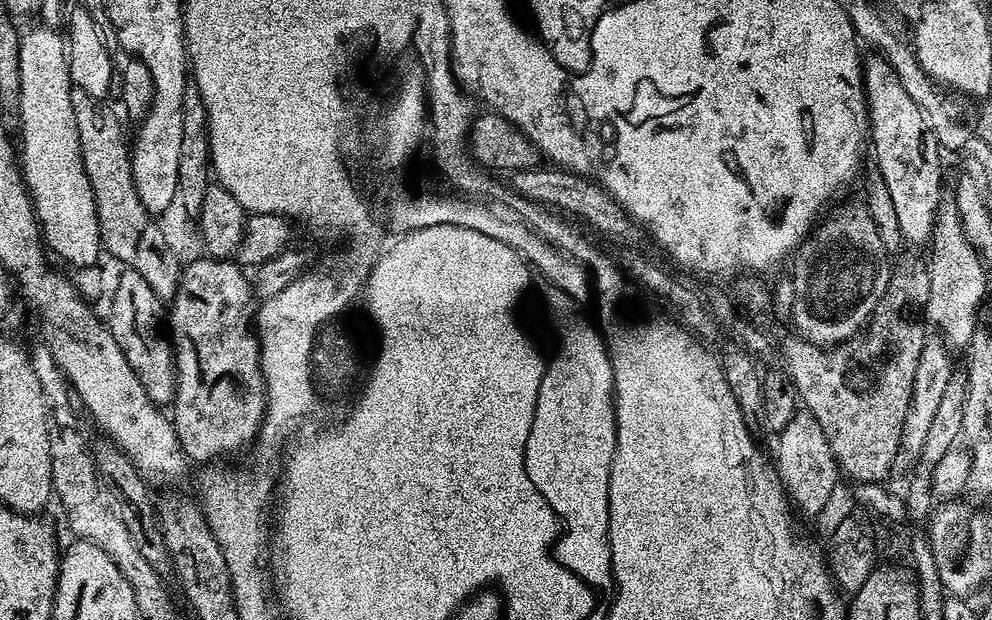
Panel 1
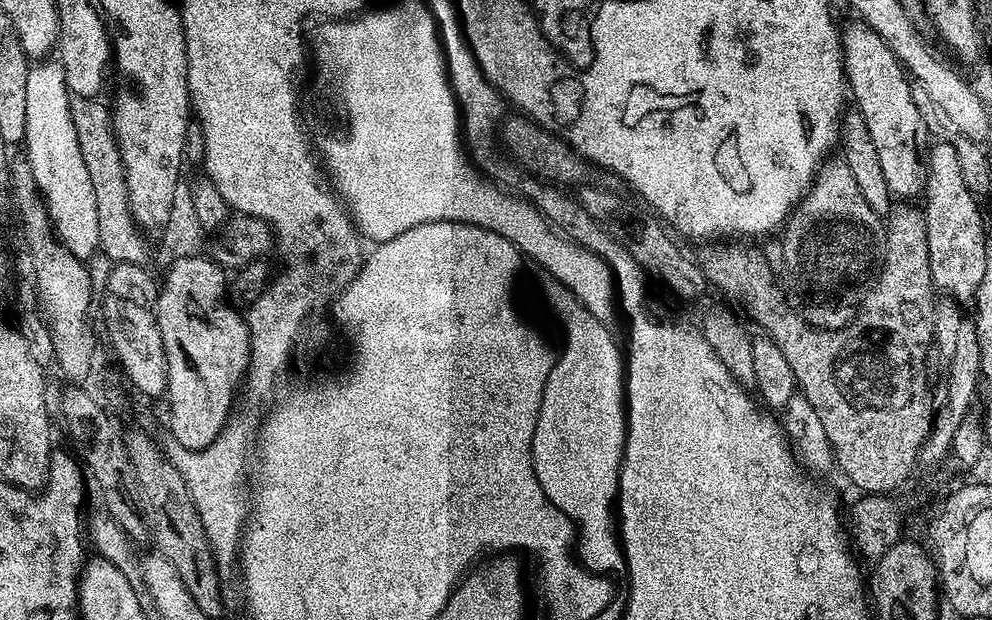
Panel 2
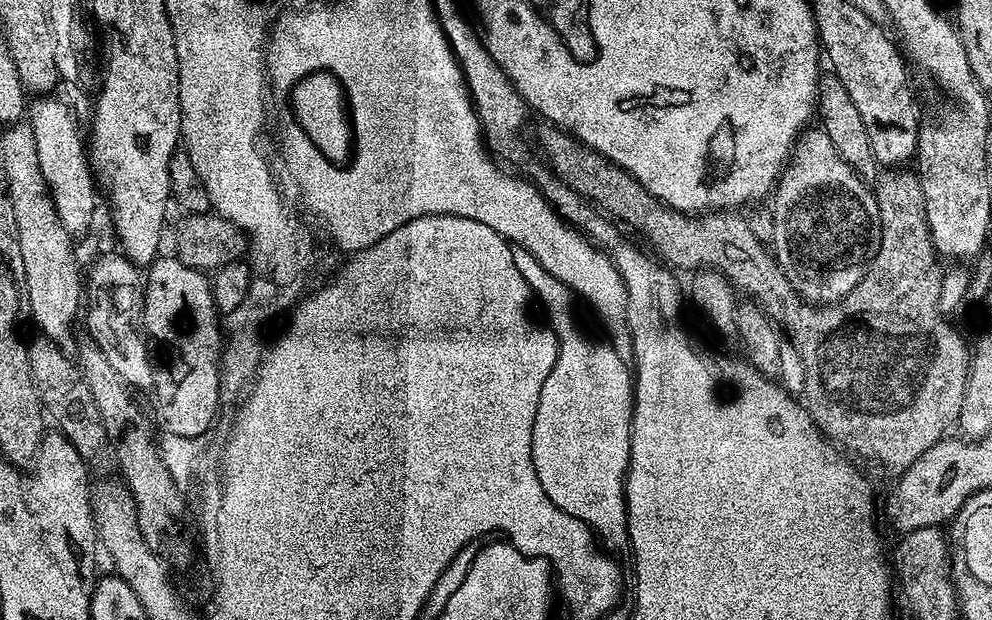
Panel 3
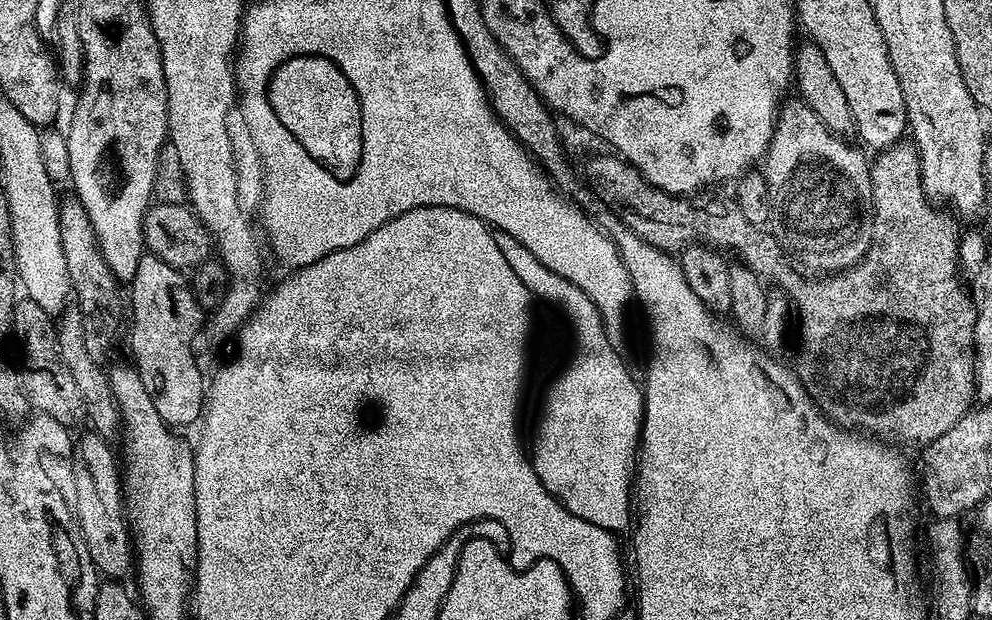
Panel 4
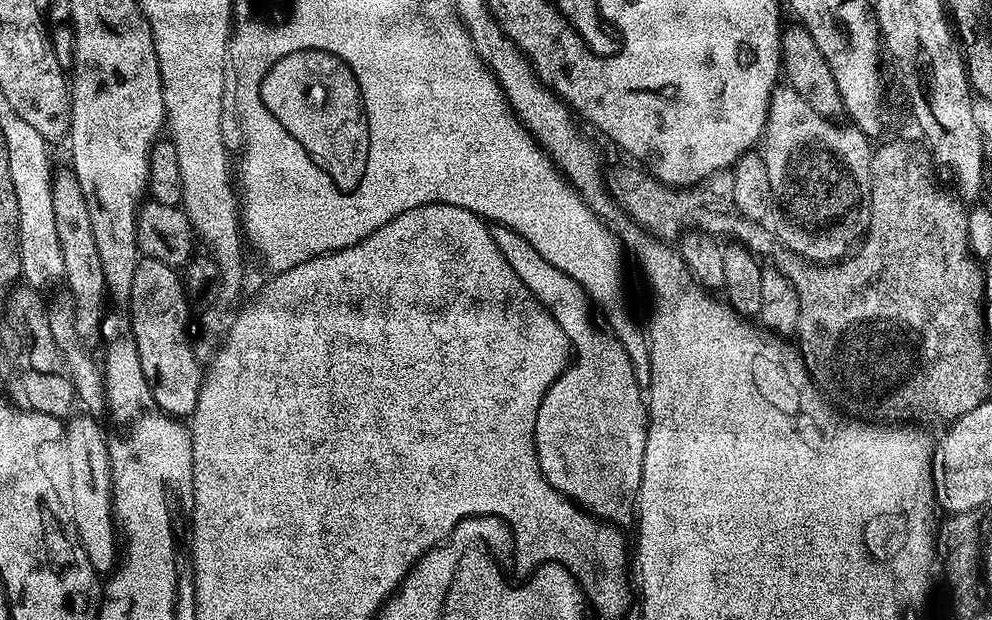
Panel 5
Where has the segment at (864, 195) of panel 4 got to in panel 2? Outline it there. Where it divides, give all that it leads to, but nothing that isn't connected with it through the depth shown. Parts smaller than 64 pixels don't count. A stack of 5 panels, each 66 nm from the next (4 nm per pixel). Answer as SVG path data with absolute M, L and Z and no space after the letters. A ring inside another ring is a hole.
M832 158L820 165L820 171L816 173L816 179L808 187L800 203L792 210L791 216L788 217L783 229L782 247L785 252L784 271L787 279L792 279L792 288L796 293L791 293L790 300L796 309L796 313L806 321L810 326L815 328L844 328L852 317L856 315L861 304L864 303L865 293L875 285L876 280L880 277L880 271L884 268L884 233L886 231L885 221L874 210L870 210L866 198L862 198L862 190L858 190L858 182L854 182L854 174L845 166L843 159Z

